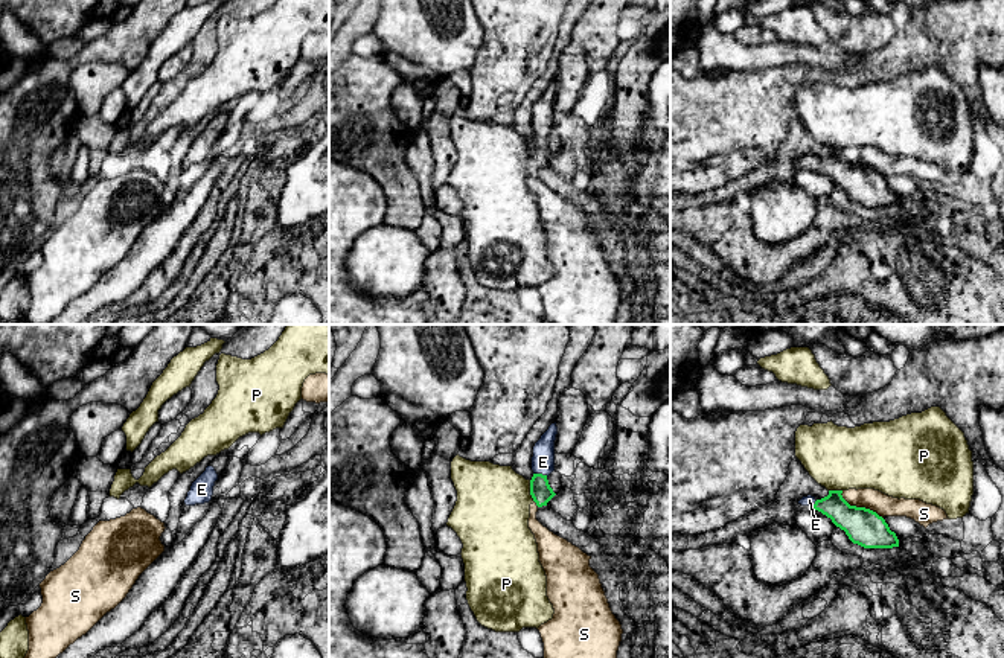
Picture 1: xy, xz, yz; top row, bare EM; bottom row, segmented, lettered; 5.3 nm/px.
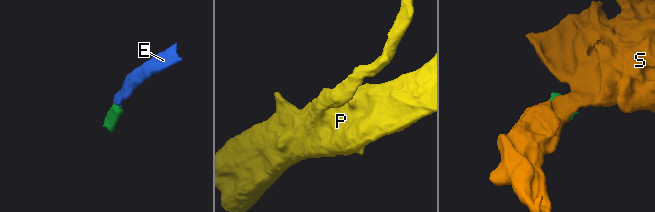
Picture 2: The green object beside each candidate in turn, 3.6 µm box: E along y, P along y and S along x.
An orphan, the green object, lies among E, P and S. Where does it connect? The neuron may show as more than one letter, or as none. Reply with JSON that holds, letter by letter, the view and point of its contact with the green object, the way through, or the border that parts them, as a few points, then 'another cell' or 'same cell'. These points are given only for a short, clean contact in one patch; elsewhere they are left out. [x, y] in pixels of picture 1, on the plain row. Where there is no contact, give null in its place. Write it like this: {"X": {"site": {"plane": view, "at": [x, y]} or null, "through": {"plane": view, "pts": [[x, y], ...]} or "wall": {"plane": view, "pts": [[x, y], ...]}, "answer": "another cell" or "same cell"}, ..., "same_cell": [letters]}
{"E": {"site": {"plane": "xz", "at": [541, 133]}, "through": {"plane": "xz", "pts": [[541, 151], [541, 133], [543, 121]]}, "answer": "same cell"}, "P": {"site": {"plane": "xz", "at": [530, 150]}, "wall": {"plane": "xz", "pts": [[529, 139], [529, 153], [535, 160]]}, "answer": "another cell"}, "S": {"site": {"plane": "yz", "at": [860, 166]}, "wall": {"plane": "yz", "pts": [[841, 150], [841, 154], [850, 163], [869, 166], [882, 177]]}, "answer": "another cell"}, "same_cell": ["E"]}

